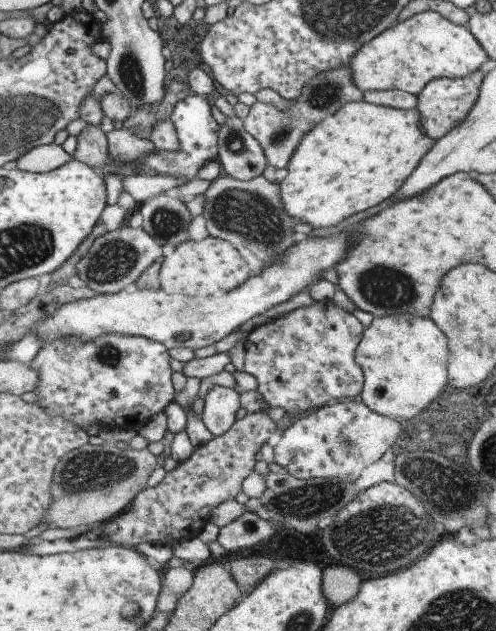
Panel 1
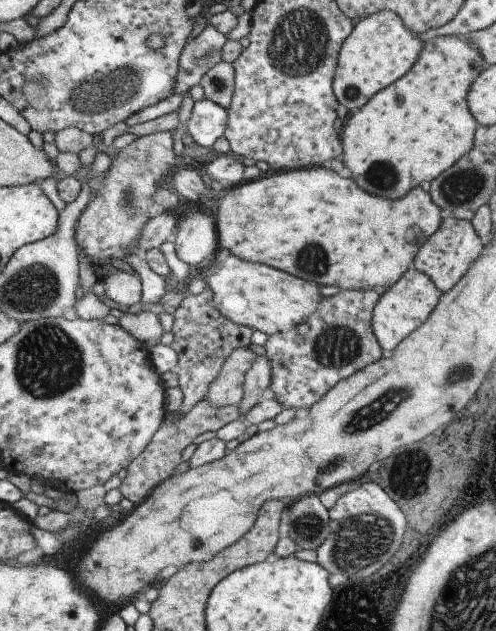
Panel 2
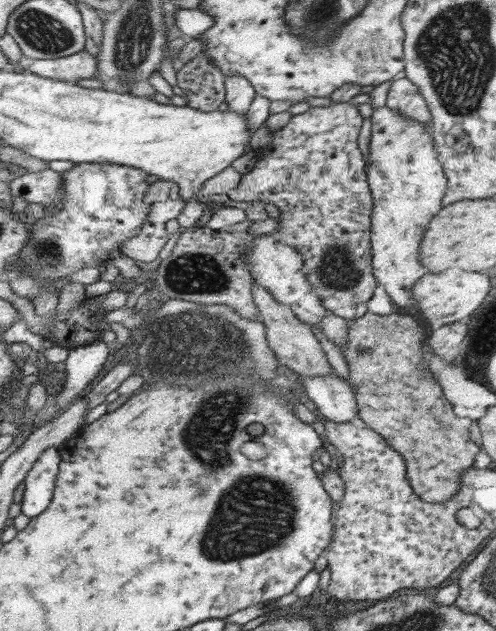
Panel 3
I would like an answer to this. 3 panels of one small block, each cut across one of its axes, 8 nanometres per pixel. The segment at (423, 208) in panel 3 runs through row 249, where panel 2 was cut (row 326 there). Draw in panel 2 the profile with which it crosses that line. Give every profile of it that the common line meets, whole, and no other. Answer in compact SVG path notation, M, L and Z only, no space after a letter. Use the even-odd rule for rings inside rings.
M411 270L411 274L407 274L407 278L401 280L393 288L385 290L385 294L377 300L371 316L371 332L377 338L379 346L383 346L385 350L395 350L405 338L409 338L429 318L439 298L443 296L441 290L437 290L435 284L417 270Z

